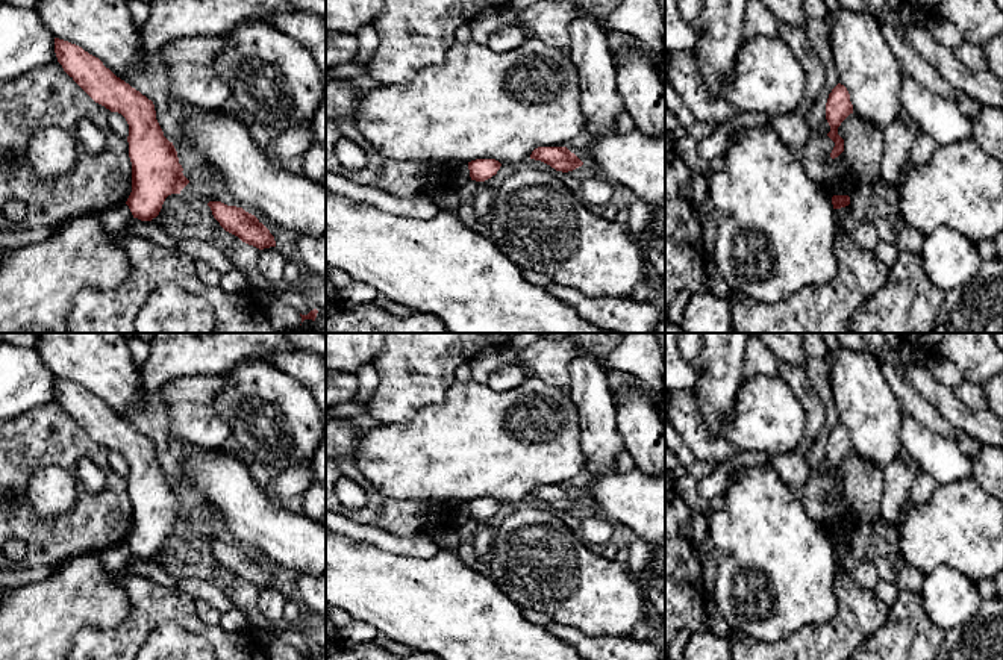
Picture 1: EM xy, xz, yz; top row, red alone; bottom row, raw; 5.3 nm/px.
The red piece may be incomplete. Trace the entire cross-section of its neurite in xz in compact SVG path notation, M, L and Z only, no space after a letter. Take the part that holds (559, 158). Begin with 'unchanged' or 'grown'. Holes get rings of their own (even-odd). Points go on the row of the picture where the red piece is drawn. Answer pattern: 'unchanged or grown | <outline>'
unchanged | M538 147L530 159L541 160L556 171L568 173L583 165L583 162L567 147Z

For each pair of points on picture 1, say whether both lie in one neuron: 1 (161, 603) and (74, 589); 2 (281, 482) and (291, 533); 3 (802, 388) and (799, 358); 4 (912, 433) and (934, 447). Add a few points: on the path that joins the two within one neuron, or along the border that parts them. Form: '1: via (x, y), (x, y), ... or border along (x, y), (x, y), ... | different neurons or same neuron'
1: border along (131, 572), (121, 580), (131, 610), (111, 628) | different neurons
2: border along (270, 494), (282, 504) | different neurons
3: border along (781, 364), (805, 370) | different neurons
4: via (917, 438), (929, 447) | same neuron

